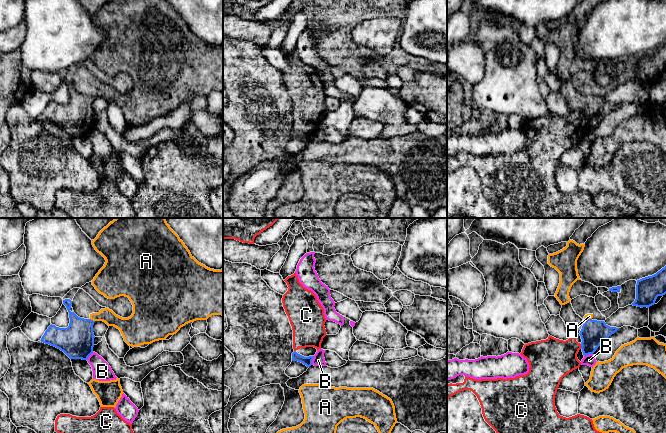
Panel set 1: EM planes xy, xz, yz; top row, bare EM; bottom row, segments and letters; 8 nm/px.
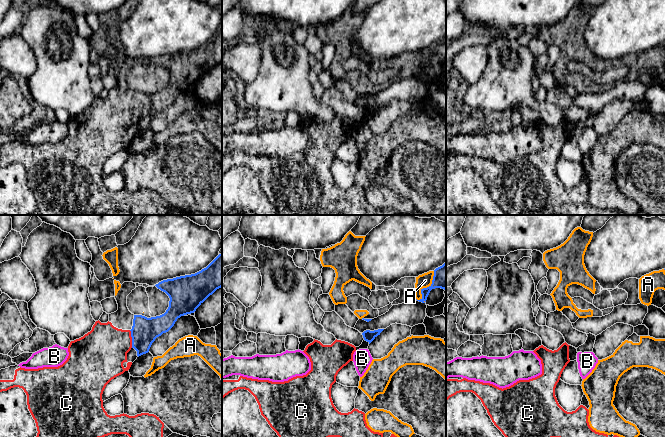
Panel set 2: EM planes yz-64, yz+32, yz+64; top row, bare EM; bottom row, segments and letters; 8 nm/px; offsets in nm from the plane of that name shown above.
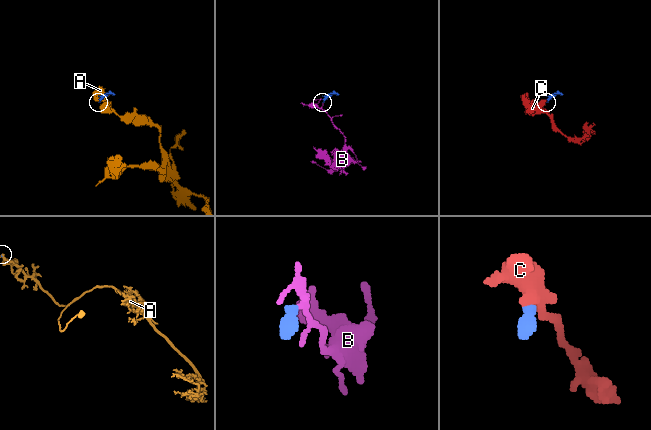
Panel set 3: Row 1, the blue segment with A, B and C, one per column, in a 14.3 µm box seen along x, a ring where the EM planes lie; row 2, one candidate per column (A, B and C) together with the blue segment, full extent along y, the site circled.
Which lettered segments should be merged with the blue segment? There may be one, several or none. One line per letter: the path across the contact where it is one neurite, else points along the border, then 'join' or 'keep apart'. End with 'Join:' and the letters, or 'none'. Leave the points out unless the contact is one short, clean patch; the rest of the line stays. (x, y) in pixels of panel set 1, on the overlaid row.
A: keep apart
B: border along xz (314, 356), (311, 364); keep apart
C: runs through yz (593, 333), (581, 346), (573, 346), (553, 359); join
Join: C

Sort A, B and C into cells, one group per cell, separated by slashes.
A / B / C

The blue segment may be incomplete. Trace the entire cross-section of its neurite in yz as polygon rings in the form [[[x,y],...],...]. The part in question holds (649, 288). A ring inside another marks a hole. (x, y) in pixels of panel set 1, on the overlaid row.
[[[666,266],[652,276],[637,280],[636,299],[631,304],[637,307],[647,307],[655,304],[658,296],[666,294]]]

